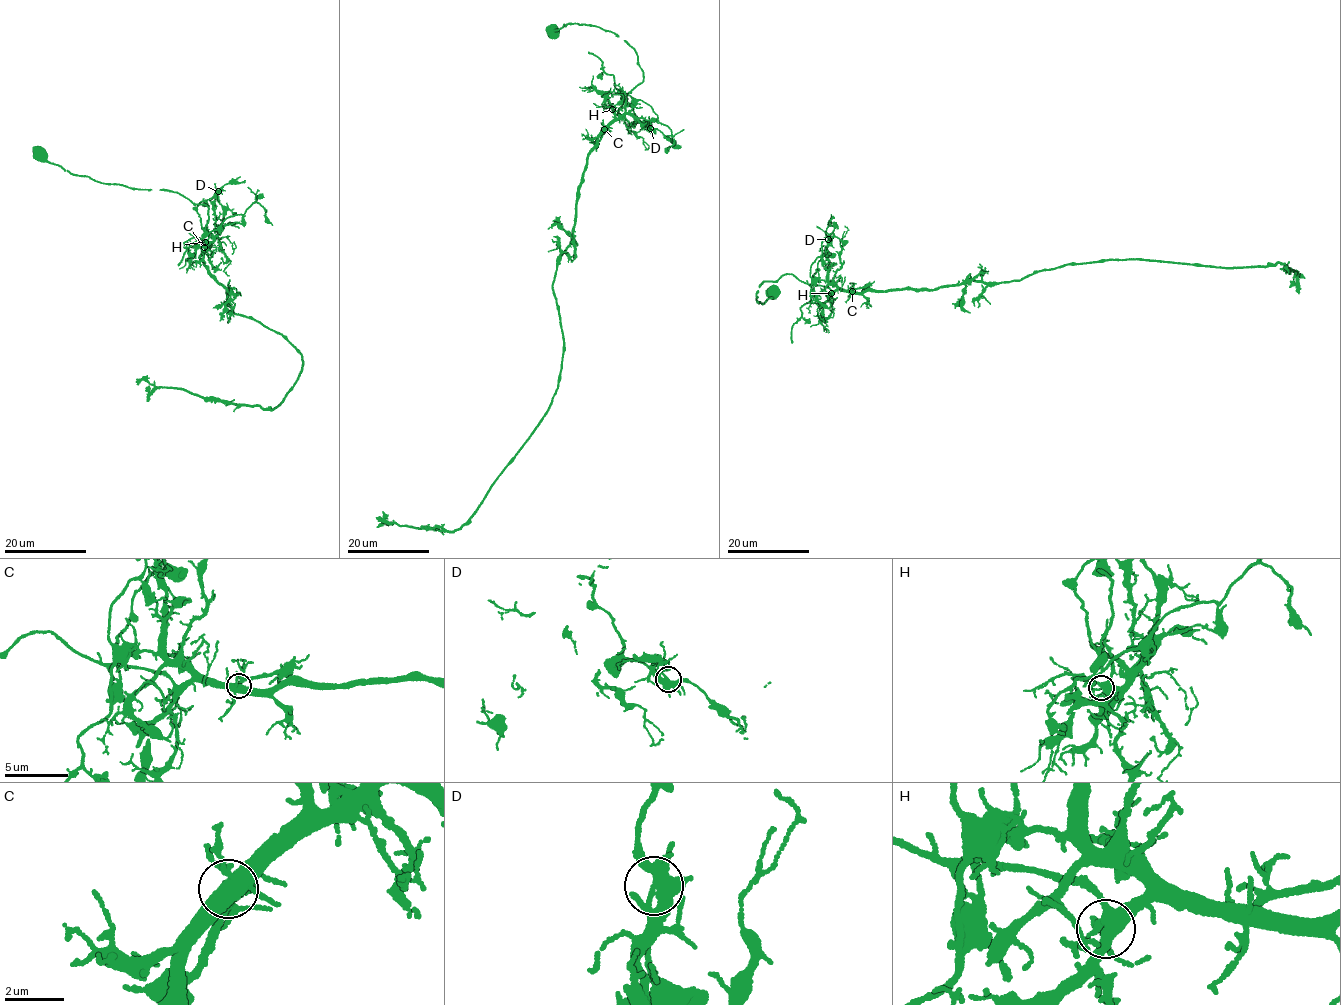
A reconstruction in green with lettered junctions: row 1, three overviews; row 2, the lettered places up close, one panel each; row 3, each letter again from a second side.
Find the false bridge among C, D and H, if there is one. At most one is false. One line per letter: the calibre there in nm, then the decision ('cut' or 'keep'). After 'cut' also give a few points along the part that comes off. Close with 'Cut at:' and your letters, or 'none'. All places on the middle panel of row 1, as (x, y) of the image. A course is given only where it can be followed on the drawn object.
C: 400 nm | keep
D: 400 nm | cut | (650, 129), (637, 120), (626, 97), (621, 95), (624, 92), (651, 107), (671, 130), (674, 142), (668, 149)
H: 400 nm | keep
Cut at: D

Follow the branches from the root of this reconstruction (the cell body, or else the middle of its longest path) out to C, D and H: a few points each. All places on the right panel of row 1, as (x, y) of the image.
C: (772, 291), (772, 297), (763, 303), (756, 301), (765, 280), (792, 273), (805, 283), (832, 291), (852, 291)
D: (772, 291), (763, 303), (756, 301), (765, 280), (791, 273), (813, 289), (813, 275), (826, 255), (828, 239)
H: (772, 291), (772, 297), (763, 303), (756, 301), (765, 280), (792, 273), (805, 283), (826, 286), (831, 293)

